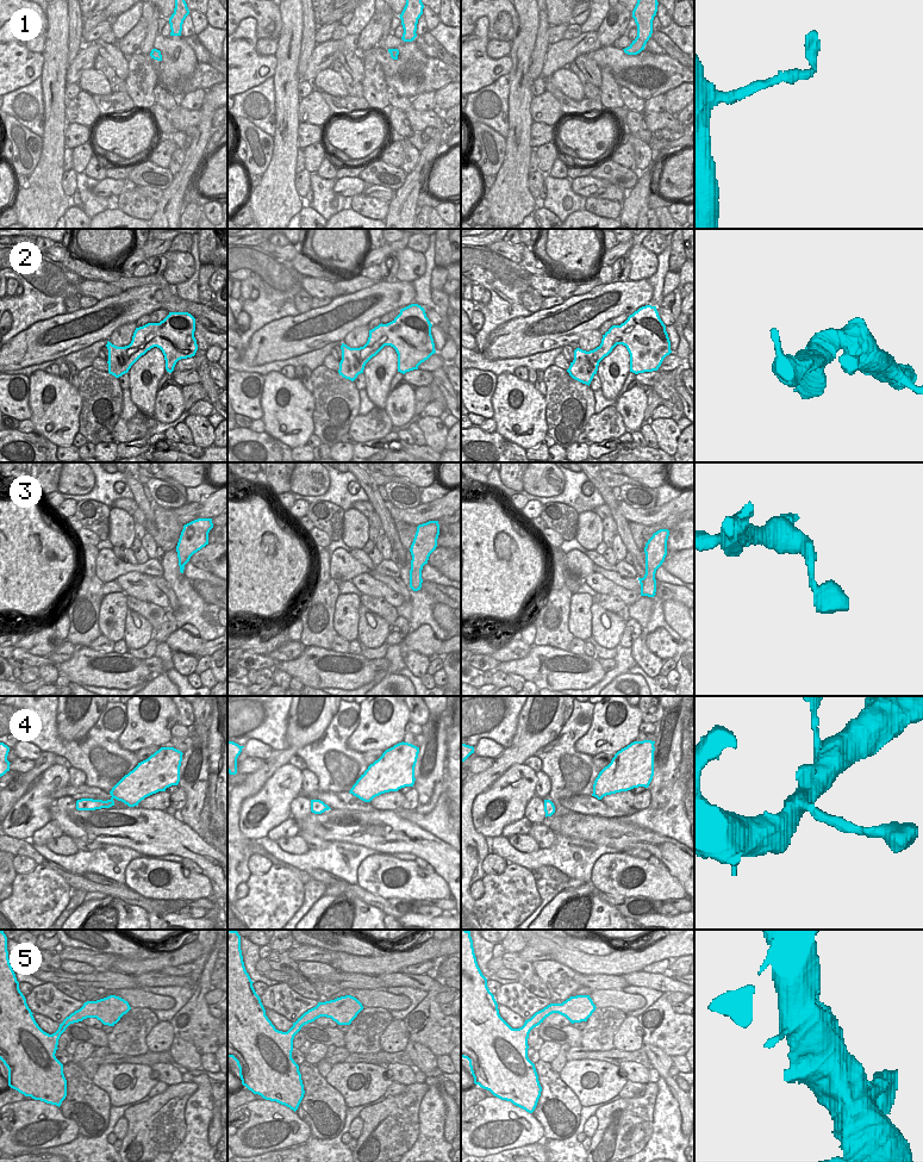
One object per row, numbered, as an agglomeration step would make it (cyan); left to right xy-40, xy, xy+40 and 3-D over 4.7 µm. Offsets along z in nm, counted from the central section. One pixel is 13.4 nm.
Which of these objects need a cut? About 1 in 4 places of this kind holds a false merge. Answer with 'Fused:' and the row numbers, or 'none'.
Fused: none.

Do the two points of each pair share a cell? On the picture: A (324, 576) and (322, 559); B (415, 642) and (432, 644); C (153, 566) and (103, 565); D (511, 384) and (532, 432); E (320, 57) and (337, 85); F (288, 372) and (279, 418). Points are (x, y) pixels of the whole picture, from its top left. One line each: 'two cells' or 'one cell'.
A: one cell
B: one cell
C: one cell
D: one cell
E: two cells
F: two cells

